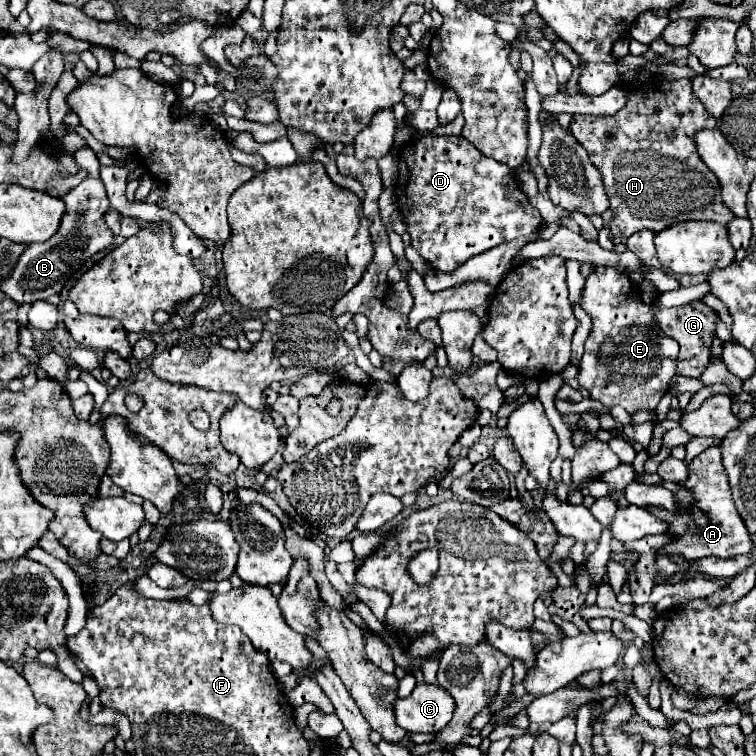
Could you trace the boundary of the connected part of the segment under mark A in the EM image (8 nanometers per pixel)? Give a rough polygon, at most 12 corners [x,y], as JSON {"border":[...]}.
{"border":[[720,447],[690,461],[682,485],[694,503],[668,521],[686,559],[750,553],[754,541],[732,501]]}

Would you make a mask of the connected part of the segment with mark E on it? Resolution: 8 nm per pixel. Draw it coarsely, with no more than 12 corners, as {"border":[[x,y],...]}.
{"border":[[602,265],[580,305],[592,331],[580,385],[654,411],[678,343],[628,275]]}

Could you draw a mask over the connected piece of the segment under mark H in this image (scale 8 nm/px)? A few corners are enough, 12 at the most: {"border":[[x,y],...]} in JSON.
{"border":[[688,79],[574,115],[628,237],[734,215],[694,135]]}

